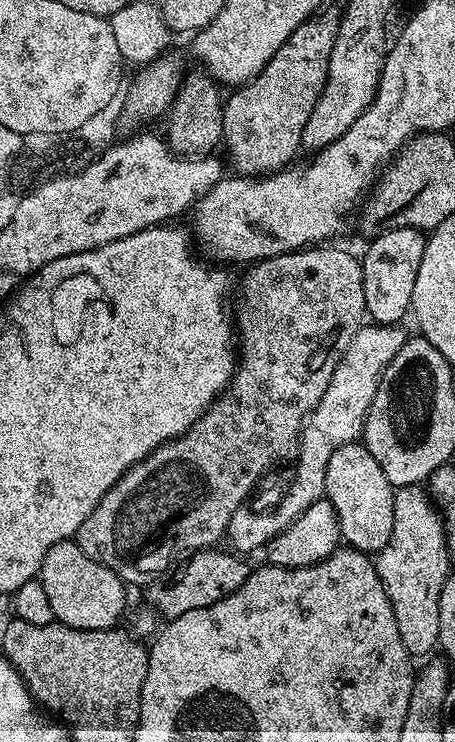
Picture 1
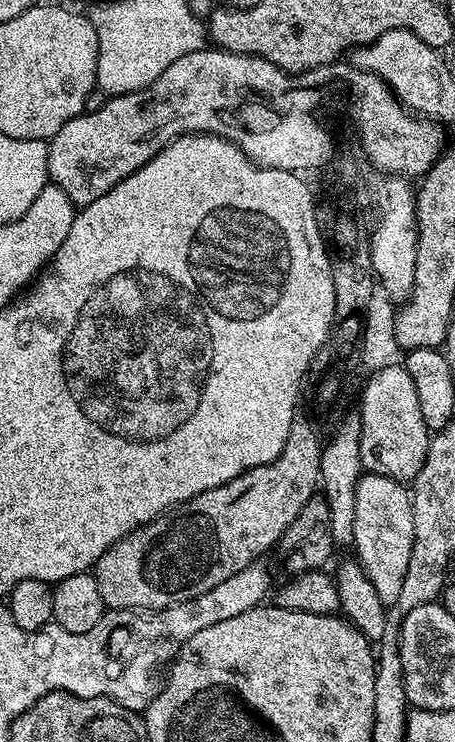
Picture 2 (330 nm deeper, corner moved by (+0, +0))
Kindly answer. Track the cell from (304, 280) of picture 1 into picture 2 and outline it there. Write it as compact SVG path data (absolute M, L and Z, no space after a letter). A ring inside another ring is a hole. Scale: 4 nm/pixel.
M297 418L292 424L290 434L286 438L286 446L282 446L282 454L274 458L266 466L254 466L238 478L230 482L222 482L222 486L214 486L214 490L206 490L185 504L176 505L162 516L142 527L126 534L102 558L98 558L94 575L98 582L98 594L102 594L102 602L108 610L155 610L169 608L178 602L186 602L198 594L206 594L206 590L214 590L218 582L226 582L226 578L234 578L238 570L246 570L246 566L257 563L268 551L275 549L280 543L282 534L294 522L294 518L302 511L302 506L311 496L318 492L320 484L320 449L322 439L310 421Z

